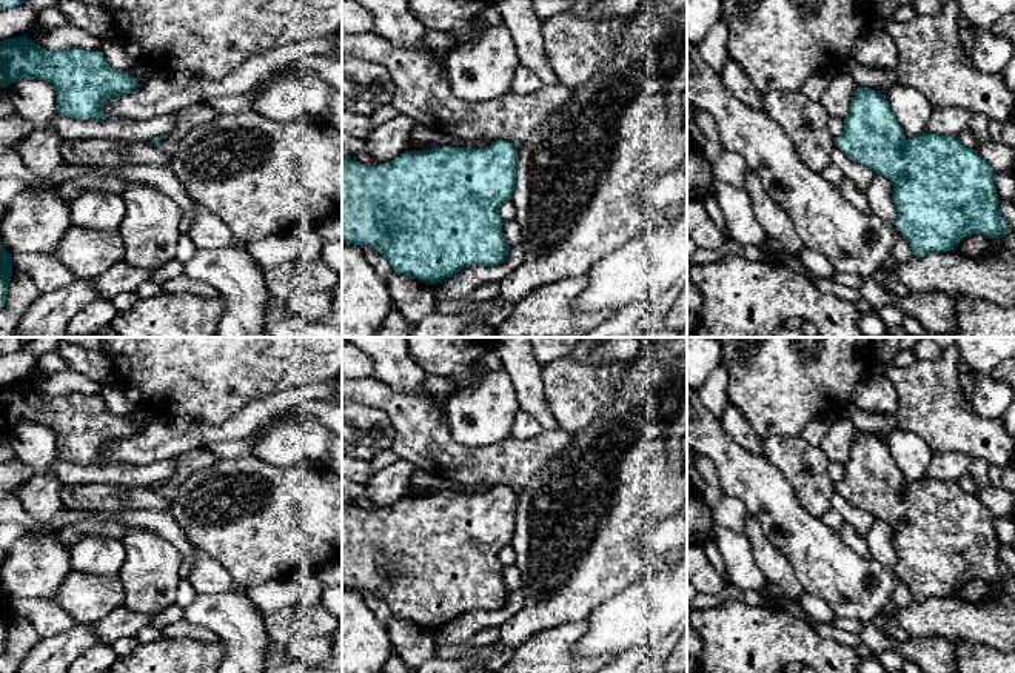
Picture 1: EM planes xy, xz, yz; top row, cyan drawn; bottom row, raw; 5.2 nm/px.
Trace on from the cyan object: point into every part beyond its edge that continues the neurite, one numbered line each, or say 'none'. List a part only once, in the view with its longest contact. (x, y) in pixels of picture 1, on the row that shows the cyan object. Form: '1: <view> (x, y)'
none

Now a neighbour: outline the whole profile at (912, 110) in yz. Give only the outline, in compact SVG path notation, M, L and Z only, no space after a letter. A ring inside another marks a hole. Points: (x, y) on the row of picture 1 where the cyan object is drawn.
M893 85L886 99L907 140L926 129L935 108L924 94L910 86Z

